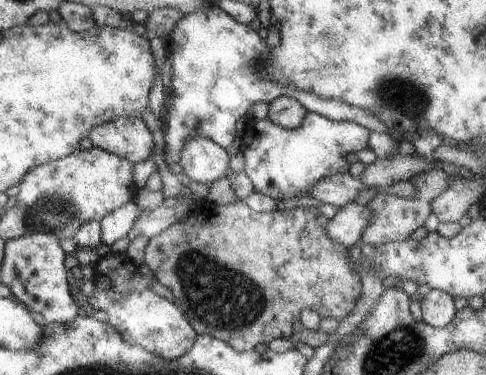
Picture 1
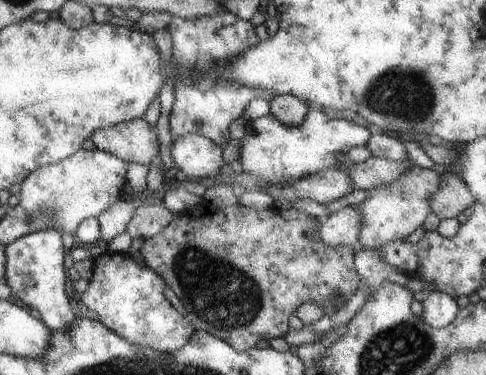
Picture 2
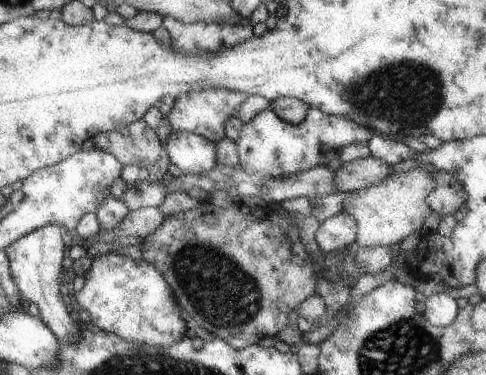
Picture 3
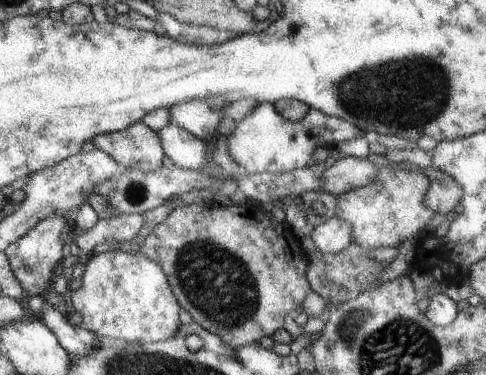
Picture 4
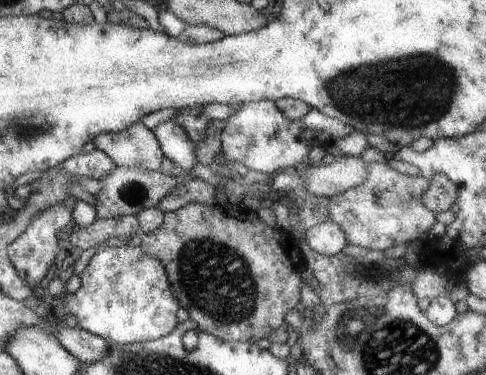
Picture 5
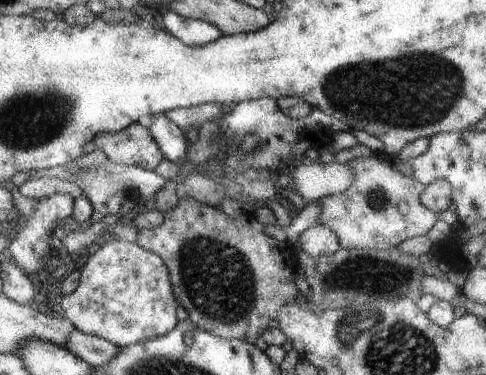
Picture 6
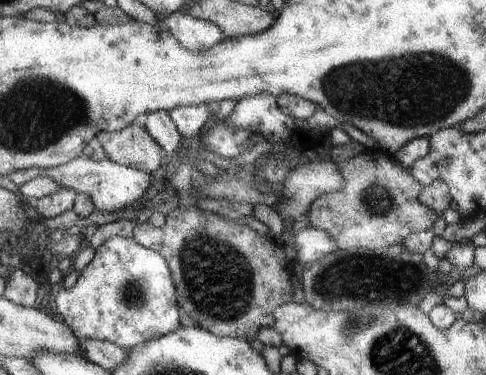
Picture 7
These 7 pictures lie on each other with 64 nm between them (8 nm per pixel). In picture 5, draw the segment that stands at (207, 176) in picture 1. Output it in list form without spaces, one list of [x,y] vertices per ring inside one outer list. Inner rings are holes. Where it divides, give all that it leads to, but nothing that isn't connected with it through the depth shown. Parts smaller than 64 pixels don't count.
[[[177,120],[161,122],[153,132],[155,132],[159,144],[163,144],[165,156],[173,164],[179,164],[187,172],[197,164],[197,158],[195,158],[197,144],[187,134],[187,128],[181,126]]]

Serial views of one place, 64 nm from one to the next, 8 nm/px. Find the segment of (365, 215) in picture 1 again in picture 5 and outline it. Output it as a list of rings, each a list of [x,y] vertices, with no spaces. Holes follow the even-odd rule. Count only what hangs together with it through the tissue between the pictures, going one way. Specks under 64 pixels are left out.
[[[325,222],[307,230],[303,240],[305,240],[305,246],[309,246],[313,252],[323,256],[337,256],[349,246],[349,240],[343,228],[333,222]]]

